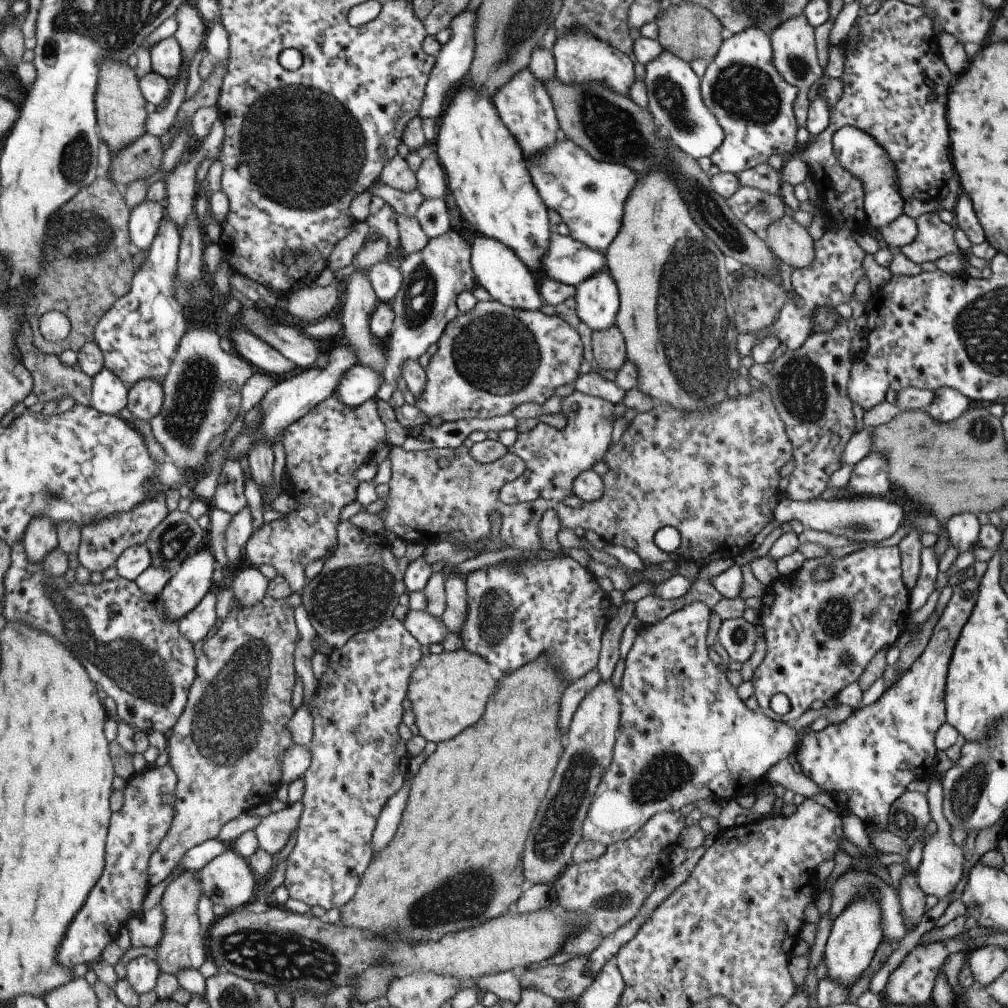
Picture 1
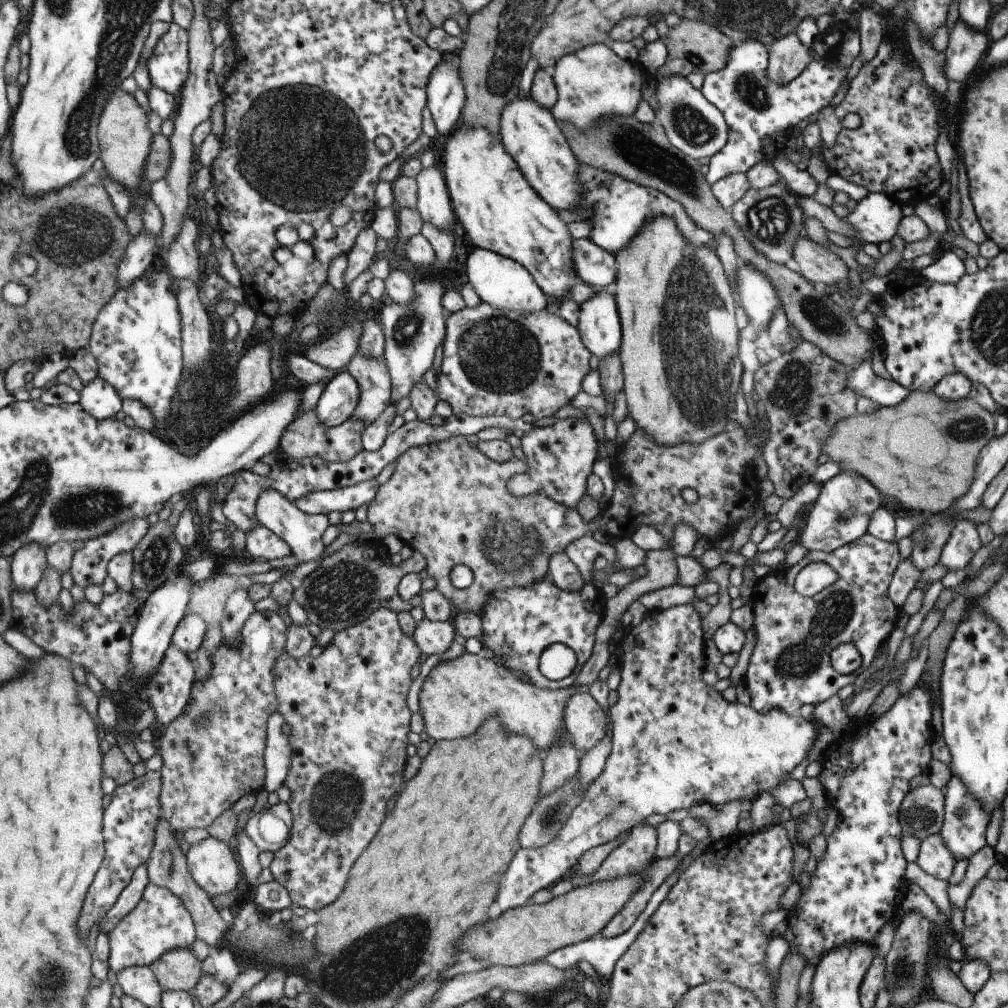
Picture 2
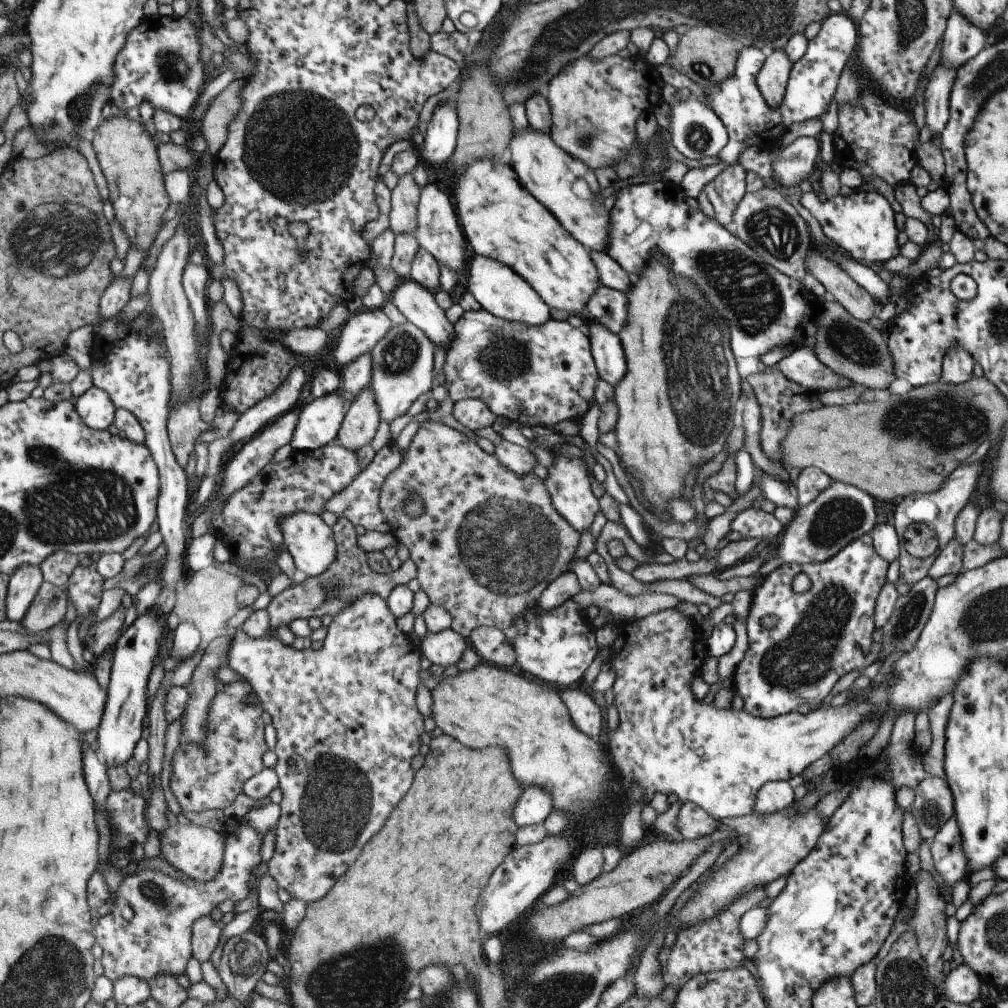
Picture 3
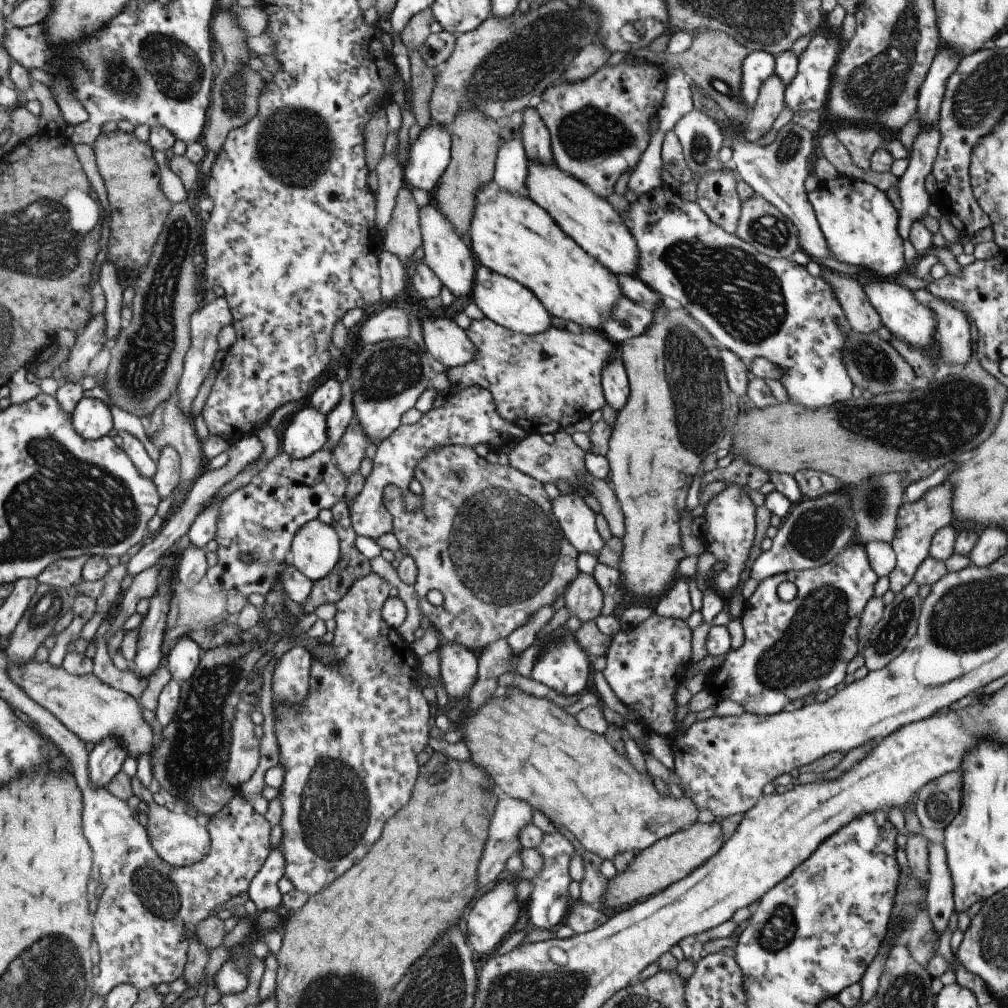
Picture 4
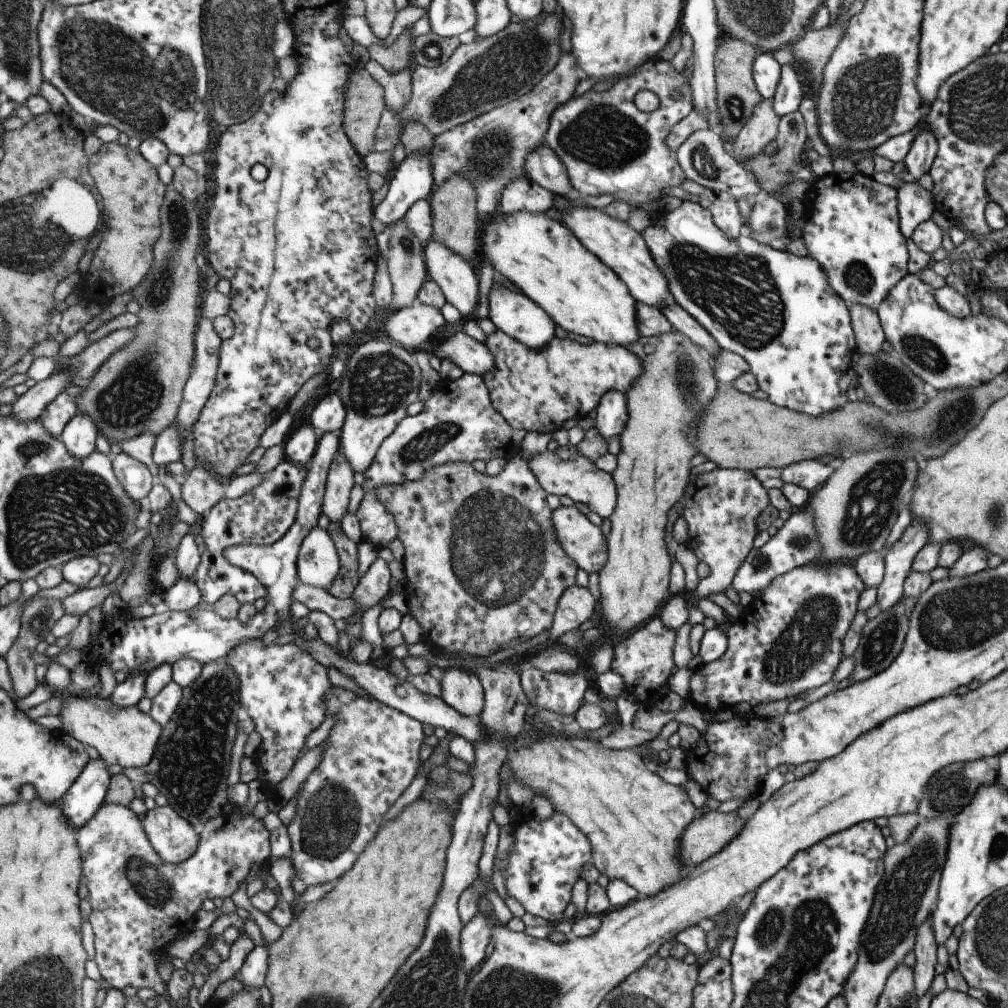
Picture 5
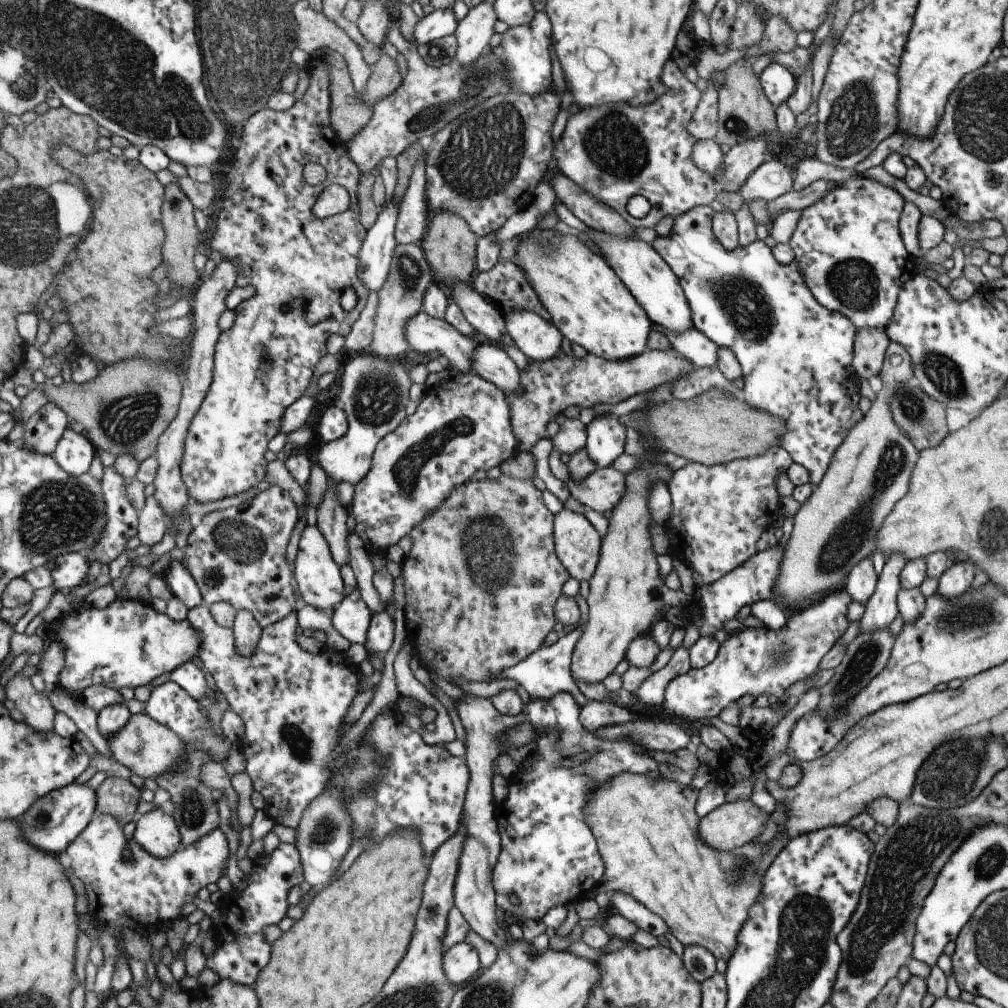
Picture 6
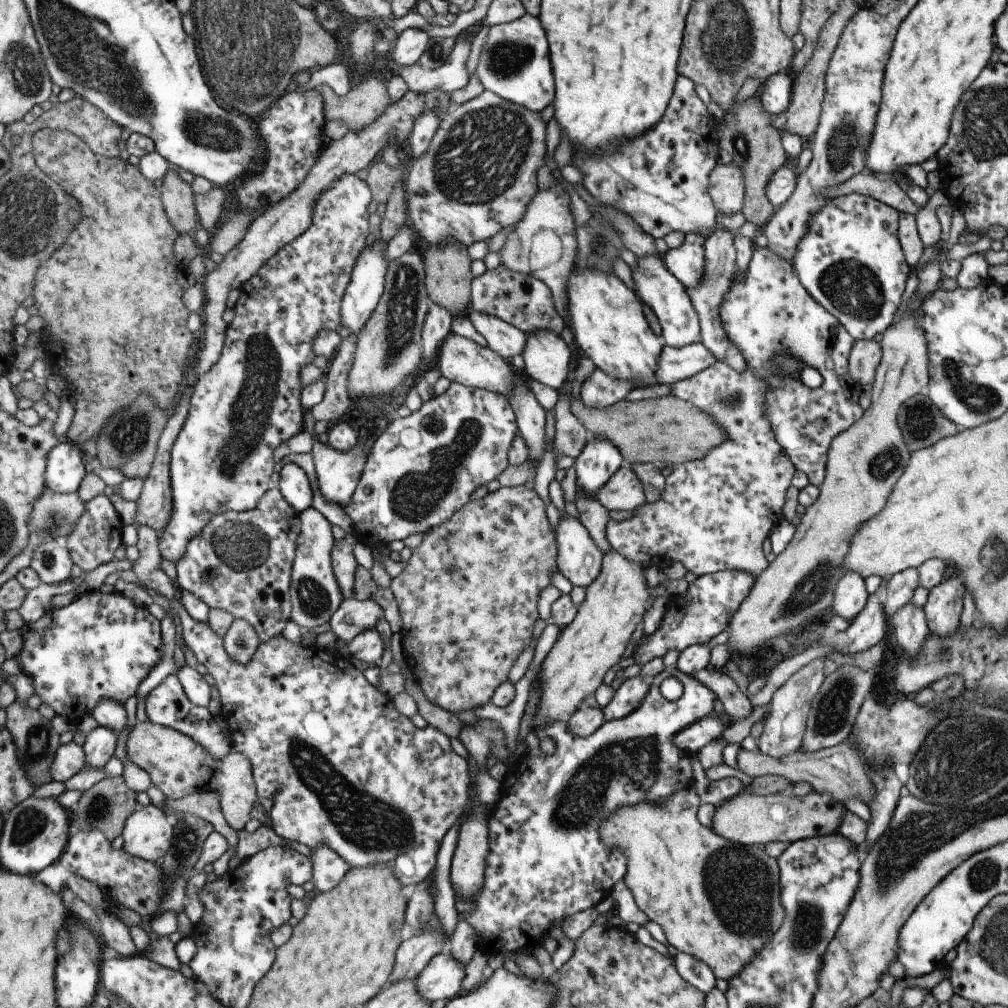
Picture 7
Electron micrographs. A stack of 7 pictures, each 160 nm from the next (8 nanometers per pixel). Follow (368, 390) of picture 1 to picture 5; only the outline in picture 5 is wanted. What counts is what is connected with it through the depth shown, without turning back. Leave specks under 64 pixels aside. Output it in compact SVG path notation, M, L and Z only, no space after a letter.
M311 424L297 427L282 444L285 458L295 464L307 464L307 460L312 458L318 437Z

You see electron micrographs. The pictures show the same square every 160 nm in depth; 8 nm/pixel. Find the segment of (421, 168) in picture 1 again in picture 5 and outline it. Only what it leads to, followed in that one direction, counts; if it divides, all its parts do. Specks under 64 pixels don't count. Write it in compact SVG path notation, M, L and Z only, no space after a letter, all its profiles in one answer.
M428 239L423 244L423 258L427 278L431 279L443 293L446 302L454 306L466 320L468 314L475 314L478 299L478 280L474 262L467 262L462 256L444 244Z

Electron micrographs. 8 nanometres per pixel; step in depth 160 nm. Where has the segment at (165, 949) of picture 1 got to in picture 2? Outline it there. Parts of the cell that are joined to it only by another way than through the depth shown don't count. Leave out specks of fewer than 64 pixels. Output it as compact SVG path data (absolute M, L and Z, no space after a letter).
M192 948L171 950L159 956L148 967L165 992L189 991L203 975L200 961L193 956Z

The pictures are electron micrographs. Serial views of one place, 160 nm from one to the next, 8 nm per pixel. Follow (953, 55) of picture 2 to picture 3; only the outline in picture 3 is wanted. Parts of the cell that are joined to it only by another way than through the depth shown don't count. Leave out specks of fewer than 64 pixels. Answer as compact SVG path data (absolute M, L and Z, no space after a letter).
M937 63L926 81L924 91L925 125L931 131L928 146L937 144L933 141L934 134L940 134L948 121L948 98L957 69Z

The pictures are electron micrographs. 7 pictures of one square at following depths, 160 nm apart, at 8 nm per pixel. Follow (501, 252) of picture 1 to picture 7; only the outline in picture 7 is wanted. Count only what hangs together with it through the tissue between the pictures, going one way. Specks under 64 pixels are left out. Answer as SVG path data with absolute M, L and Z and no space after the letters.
M549 329L527 332L521 354L523 370L528 378L558 391L567 378L571 354L561 335Z

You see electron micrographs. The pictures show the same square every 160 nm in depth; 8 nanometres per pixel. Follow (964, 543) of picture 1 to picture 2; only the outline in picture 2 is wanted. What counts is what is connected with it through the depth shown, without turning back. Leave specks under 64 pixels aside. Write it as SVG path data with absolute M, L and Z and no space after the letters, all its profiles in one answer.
M959 519L941 550L938 564L947 571L962 570L980 548L976 526L969 520Z

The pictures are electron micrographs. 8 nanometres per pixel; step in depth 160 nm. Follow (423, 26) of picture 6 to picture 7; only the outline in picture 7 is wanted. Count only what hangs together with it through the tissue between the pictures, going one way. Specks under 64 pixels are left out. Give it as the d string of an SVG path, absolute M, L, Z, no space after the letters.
M409 27L401 31L390 49L393 62L401 66L417 64L430 38L431 36L423 29L417 27Z

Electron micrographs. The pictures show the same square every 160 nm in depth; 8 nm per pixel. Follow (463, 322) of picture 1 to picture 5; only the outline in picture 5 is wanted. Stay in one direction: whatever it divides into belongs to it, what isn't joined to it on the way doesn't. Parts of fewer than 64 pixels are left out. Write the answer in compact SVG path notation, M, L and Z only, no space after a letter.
M499 329L486 335L483 344L494 362L486 373L479 375L486 386L491 404L511 428L523 429L525 432L552 433L561 428L565 419L586 416L596 408L599 399L608 390L625 394L641 372L639 359L624 346L609 346L595 341L578 343L568 337L559 339L553 336L545 346L533 350Z

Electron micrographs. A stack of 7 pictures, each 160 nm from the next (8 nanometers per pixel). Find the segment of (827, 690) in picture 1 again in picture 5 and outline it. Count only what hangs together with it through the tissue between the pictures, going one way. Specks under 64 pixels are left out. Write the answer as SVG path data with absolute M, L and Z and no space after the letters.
M813 561L776 576L762 590L761 595L755 599L754 604L743 608L739 618L734 620L730 626L724 628L724 633L726 634L725 652L717 660L701 664L692 671L689 680L690 691L687 697L702 712L716 713L723 708L731 708L738 702L747 702L752 707L755 704L767 704L767 702L783 700L783 698L790 700L805 694L809 688L817 688L824 685L825 682L829 682L833 672L835 672L835 668L837 668L837 664L842 660L842 640L848 631L852 618L856 615L857 598L859 598L859 594L861 594L863 589L865 589L863 581L860 581L859 576L856 575L853 563L849 564L841 561L823 564Z

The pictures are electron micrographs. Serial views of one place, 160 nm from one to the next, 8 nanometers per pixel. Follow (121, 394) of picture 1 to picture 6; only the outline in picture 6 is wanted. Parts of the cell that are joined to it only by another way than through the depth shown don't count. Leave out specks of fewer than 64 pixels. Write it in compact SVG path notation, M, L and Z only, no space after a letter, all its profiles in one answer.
M66 427L58 441L54 457L62 472L79 476L87 472L93 454L97 454L97 450L93 450L86 434L81 429Z

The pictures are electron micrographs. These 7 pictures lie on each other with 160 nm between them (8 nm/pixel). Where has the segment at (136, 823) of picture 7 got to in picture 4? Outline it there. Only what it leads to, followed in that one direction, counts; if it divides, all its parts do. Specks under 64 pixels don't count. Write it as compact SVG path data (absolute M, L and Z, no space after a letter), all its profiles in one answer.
M153 802L147 806L146 833L155 856L173 868L194 865L201 861L207 854L210 845L210 838L202 820L191 818L183 812L173 813Z

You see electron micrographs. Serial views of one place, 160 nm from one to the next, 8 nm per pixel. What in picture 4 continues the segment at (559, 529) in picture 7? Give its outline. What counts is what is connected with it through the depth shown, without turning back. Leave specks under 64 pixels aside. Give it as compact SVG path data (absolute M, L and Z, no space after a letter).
M573 490L569 494L559 493L550 501L550 505L553 516L557 519L565 538L571 543L571 546L575 547L578 553L588 552L597 556L605 541L598 533L596 514L590 509L584 498Z

